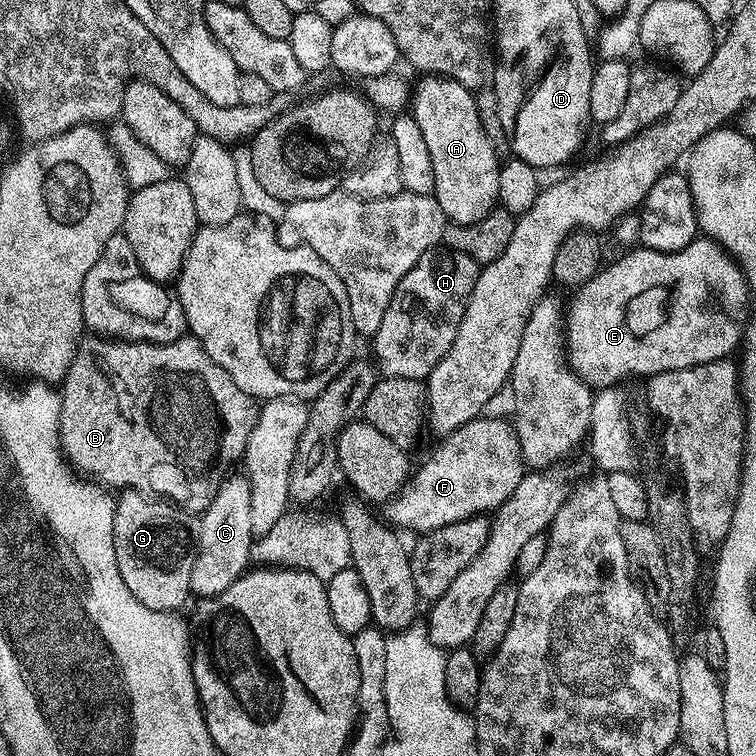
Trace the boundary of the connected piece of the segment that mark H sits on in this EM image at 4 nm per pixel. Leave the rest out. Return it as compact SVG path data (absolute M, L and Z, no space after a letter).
M443 246L434 247L426 254L422 254L422 258L418 258L410 274L406 274L406 278L398 282L394 290L394 298L390 298L390 306L386 306L386 314L382 314L382 326L378 326L376 335L370 340L373 350L376 351L375 359L378 361L379 371L384 376L427 381L434 366L438 366L438 362L446 358L458 334L458 326L466 314L468 299L474 290L474 282L478 282L480 270L481 265L477 264L474 258Z

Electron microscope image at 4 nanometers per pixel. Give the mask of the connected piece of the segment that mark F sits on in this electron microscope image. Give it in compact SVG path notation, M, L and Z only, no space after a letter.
M484 414L466 422L458 430L443 437L439 443L429 454L428 461L417 472L415 469L400 491L383 505L384 516L389 520L389 525L397 524L408 532L427 534L471 516L491 513L502 507L510 494L514 494L522 475L522 457L516 429L511 423L491 420L488 414Z

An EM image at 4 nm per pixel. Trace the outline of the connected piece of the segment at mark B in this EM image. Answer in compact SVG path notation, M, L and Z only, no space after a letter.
M96 334L85 335L81 340L78 350L74 354L74 362L70 366L70 370L64 375L62 381L62 391L60 392L60 447L64 454L64 459L77 473L85 472L88 476L93 476L97 480L97 485L103 486L105 489L120 488L119 490L135 490L141 494L151 494L156 498L163 498L165 501L171 502L177 508L183 508L184 511L193 514L203 514L210 506L210 502L214 502L214 494L218 494L218 486L229 475L232 463L239 461L243 457L246 450L246 442L250 438L250 430L254 430L256 419L260 409L257 401L250 394L246 394L242 390L242 386L238 386L238 382L234 382L234 378L230 378L230 374L226 374L226 370L222 370L222 366L218 366L218 362L214 362L214 358L210 358L210 354L206 354L206 350L198 341L192 339L191 335L185 334L179 340L170 342L169 344L146 344L143 342L125 342L115 338L101 338Z

